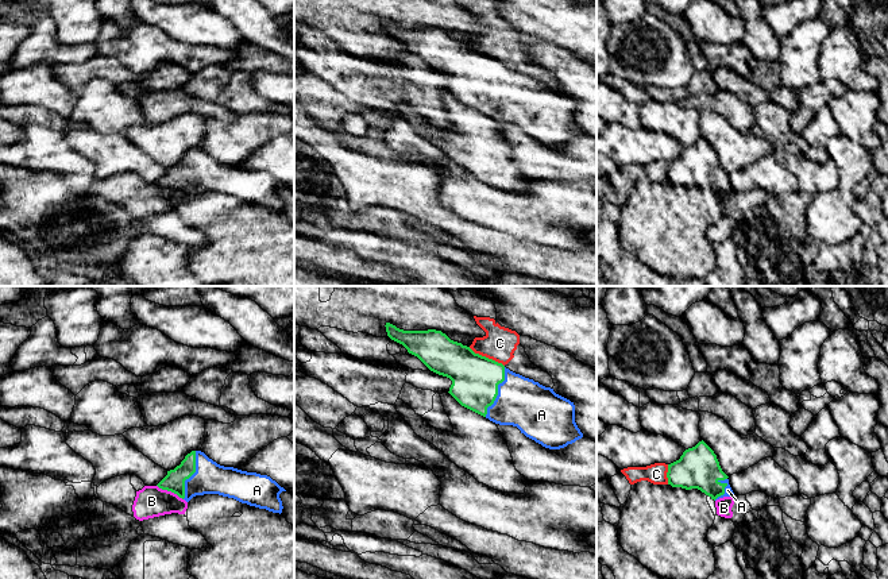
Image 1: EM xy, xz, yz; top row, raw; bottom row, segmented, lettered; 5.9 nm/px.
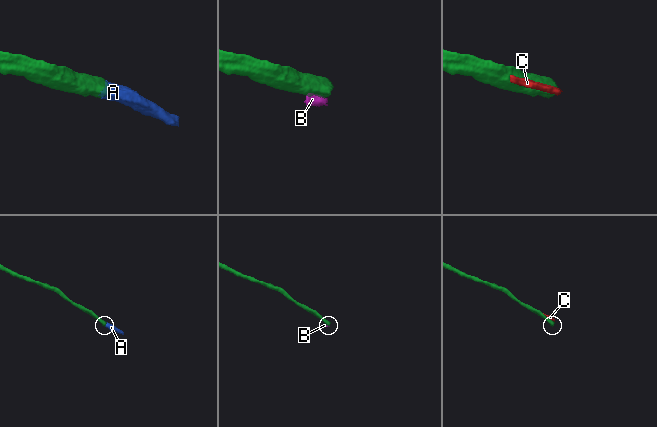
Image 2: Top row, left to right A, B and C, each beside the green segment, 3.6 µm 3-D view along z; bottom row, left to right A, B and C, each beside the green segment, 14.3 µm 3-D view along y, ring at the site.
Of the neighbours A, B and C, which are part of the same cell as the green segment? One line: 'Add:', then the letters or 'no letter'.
Add: A

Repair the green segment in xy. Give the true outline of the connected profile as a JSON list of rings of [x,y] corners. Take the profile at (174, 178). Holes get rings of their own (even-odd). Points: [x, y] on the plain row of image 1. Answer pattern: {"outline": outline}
{"outline": [[[201,148],[188,151],[157,184],[186,200],[196,193],[219,192],[279,212],[279,192],[286,189],[267,173],[220,163]]]}

